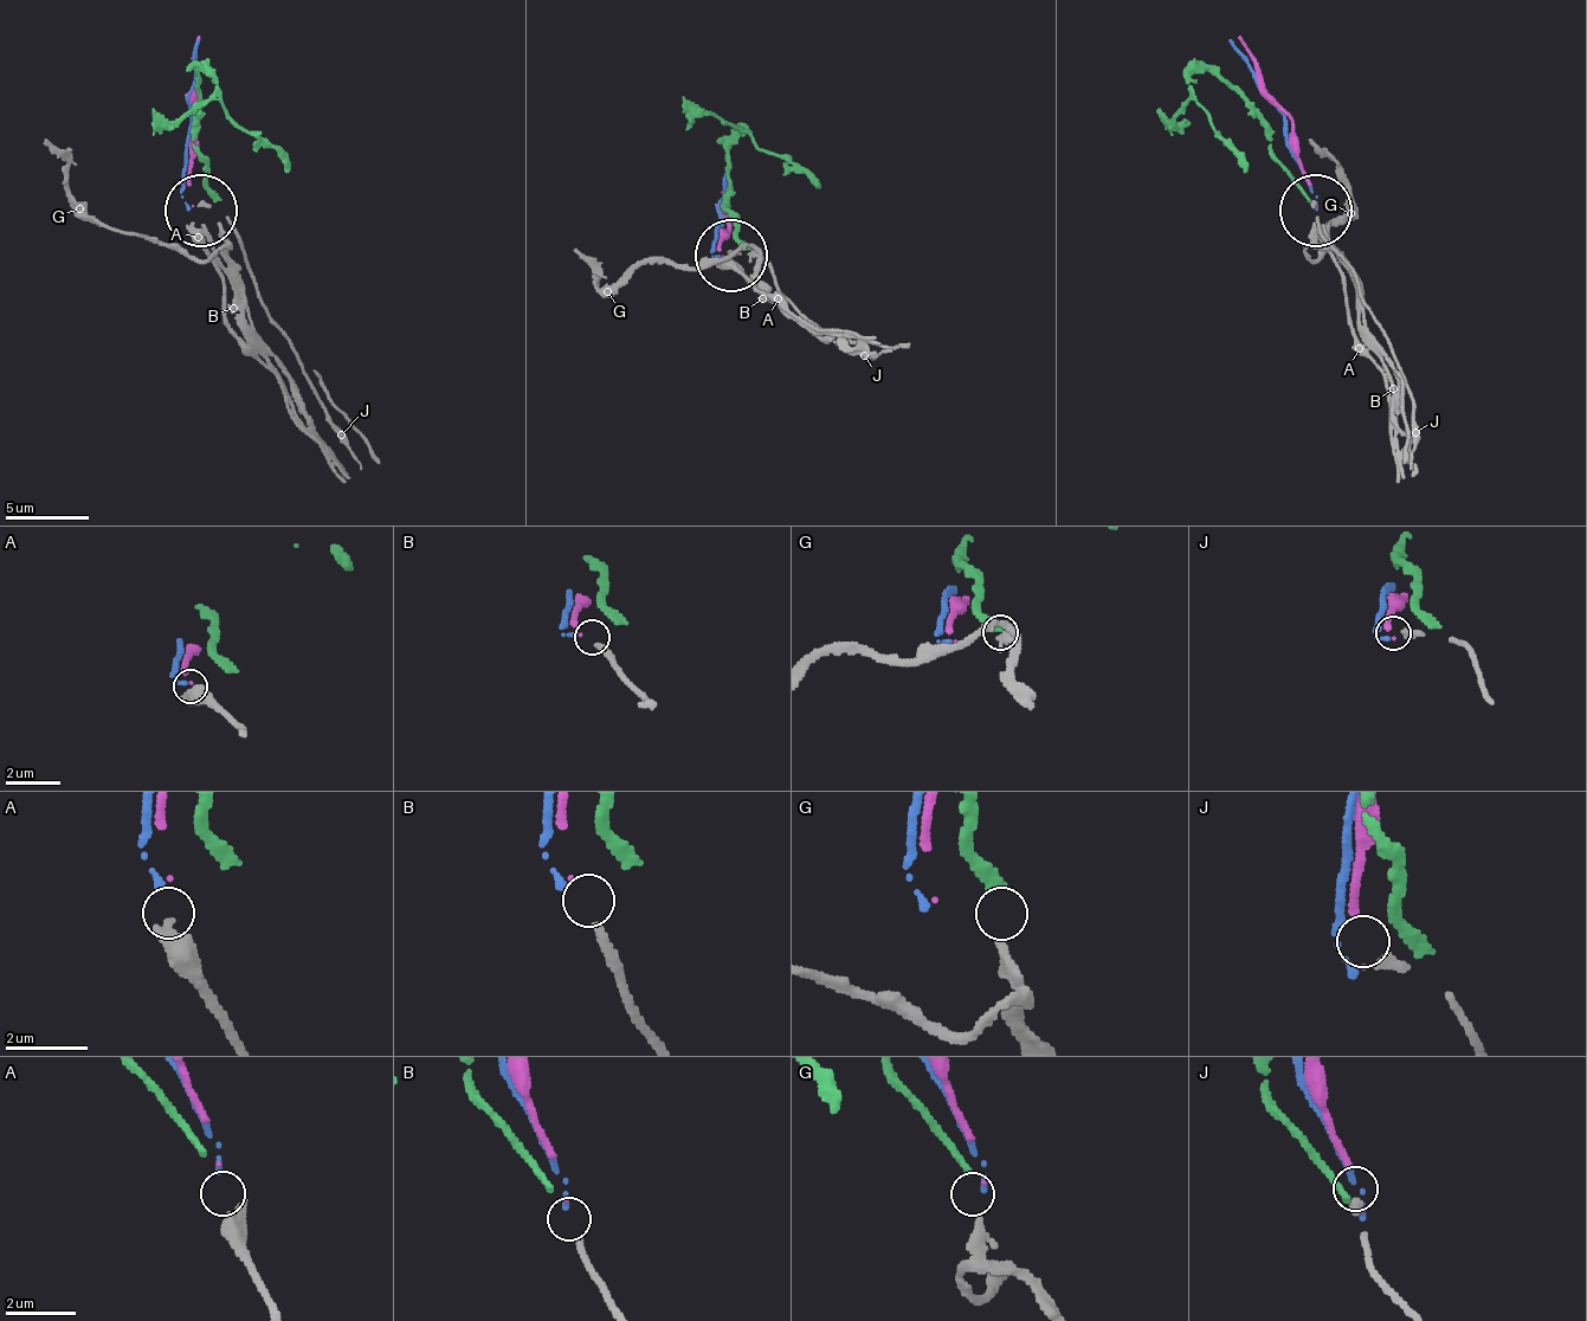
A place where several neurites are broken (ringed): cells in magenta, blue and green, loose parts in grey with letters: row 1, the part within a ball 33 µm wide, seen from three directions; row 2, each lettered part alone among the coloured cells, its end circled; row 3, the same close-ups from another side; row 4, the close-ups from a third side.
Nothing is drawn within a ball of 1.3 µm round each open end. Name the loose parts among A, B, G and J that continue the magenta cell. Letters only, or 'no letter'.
B

